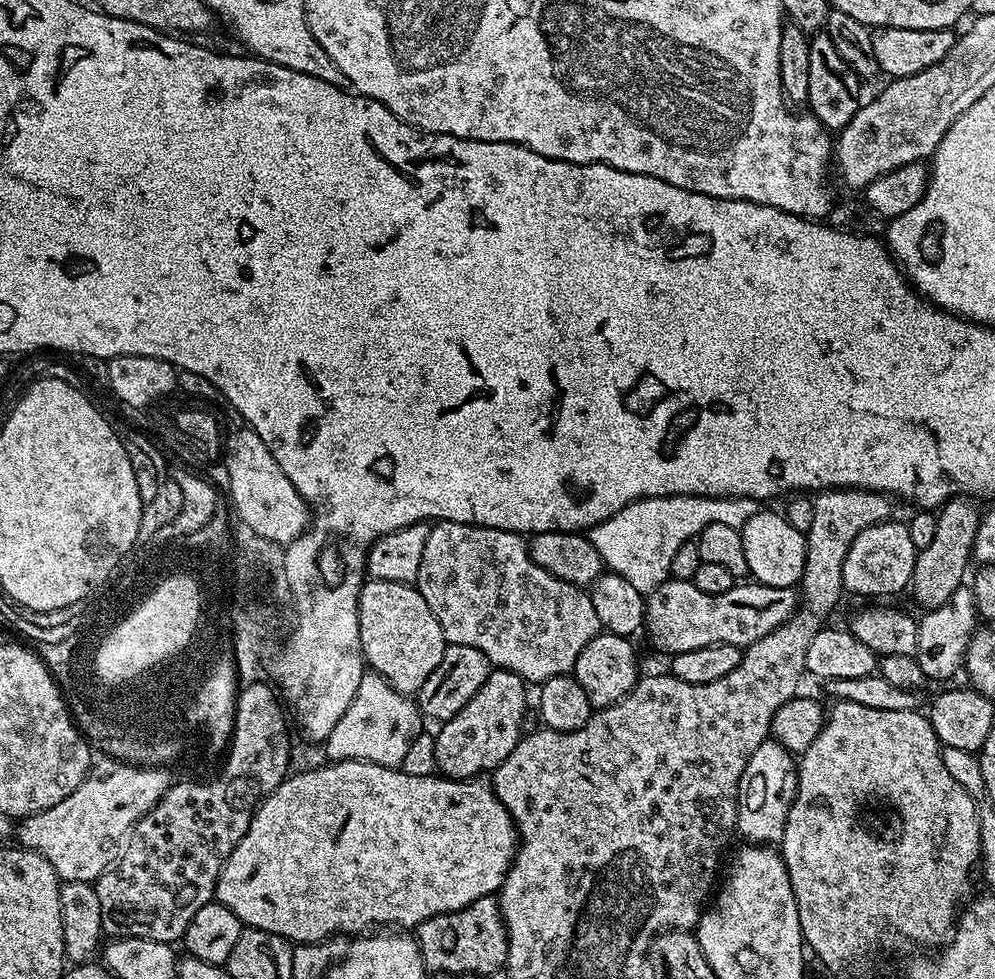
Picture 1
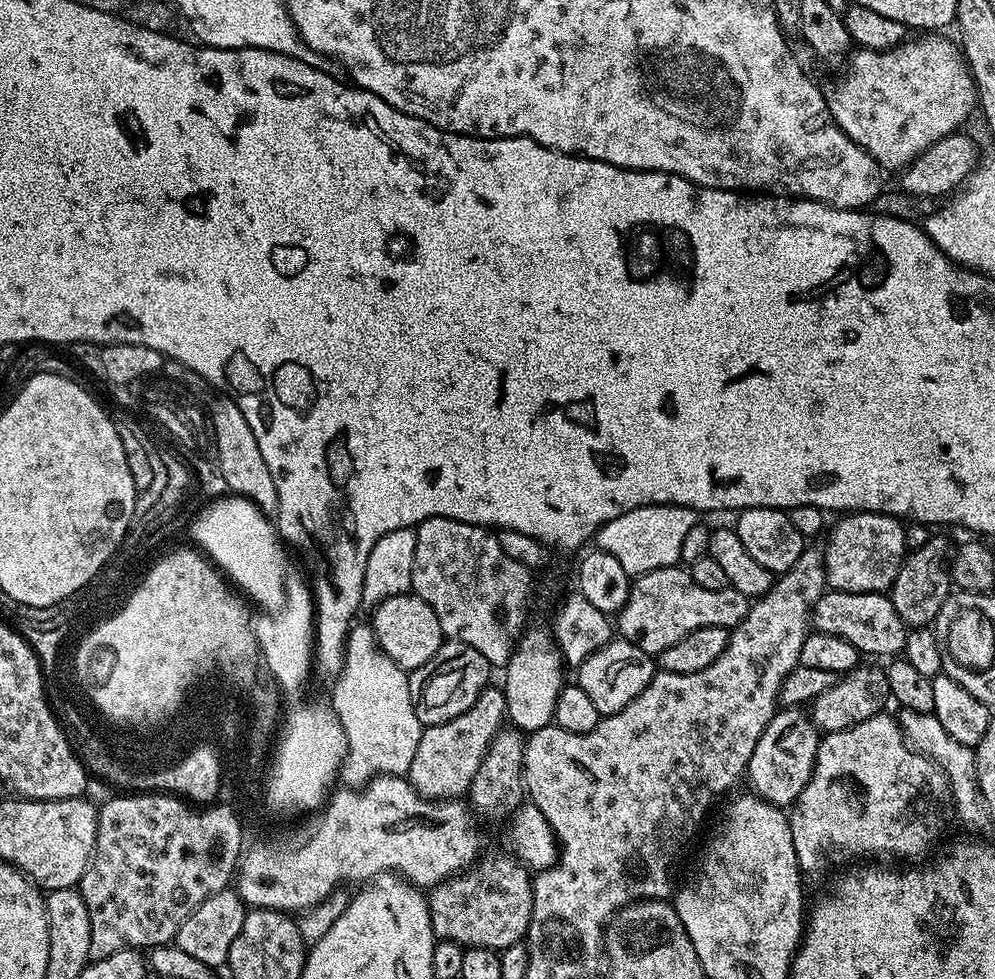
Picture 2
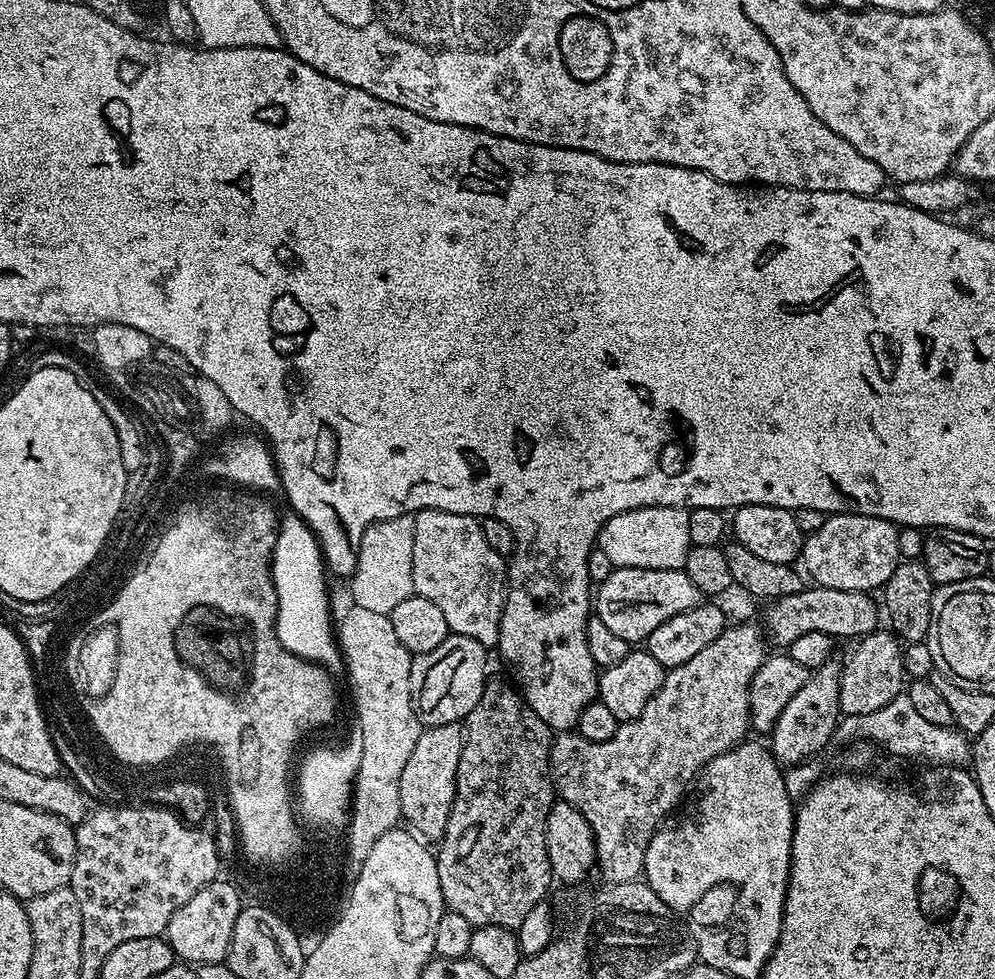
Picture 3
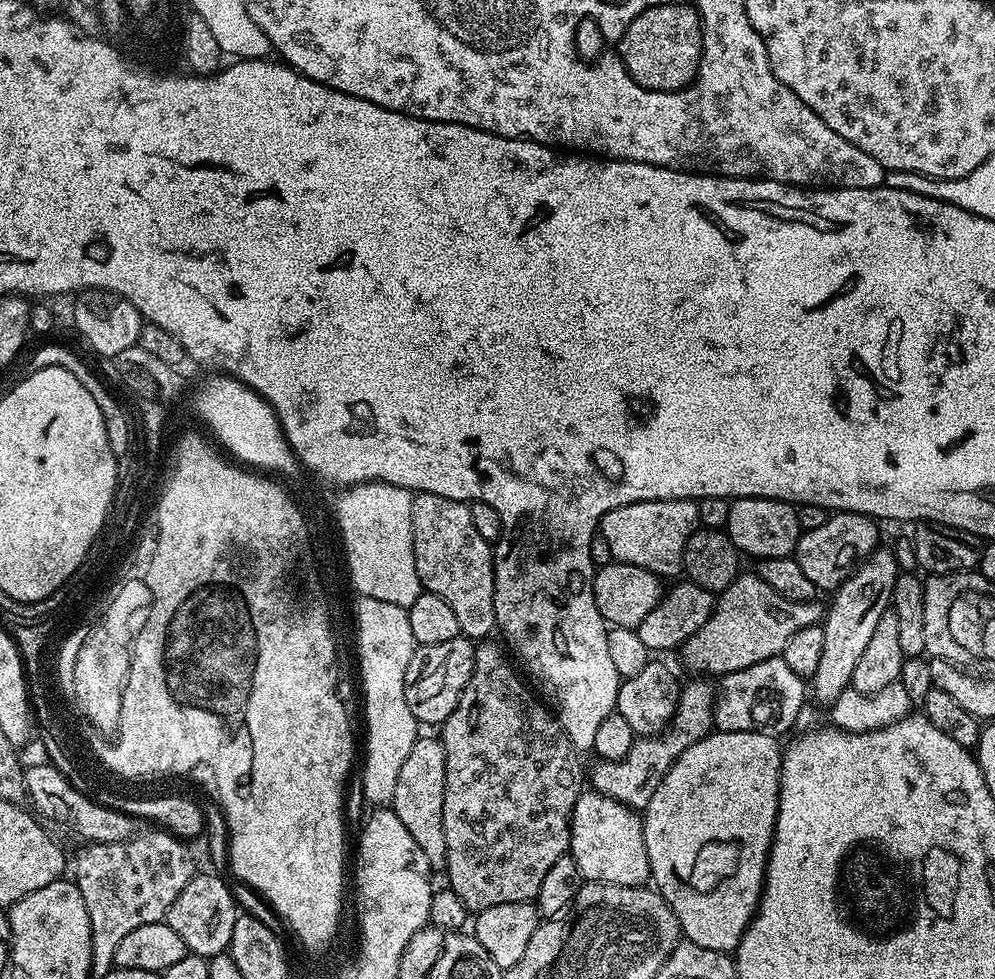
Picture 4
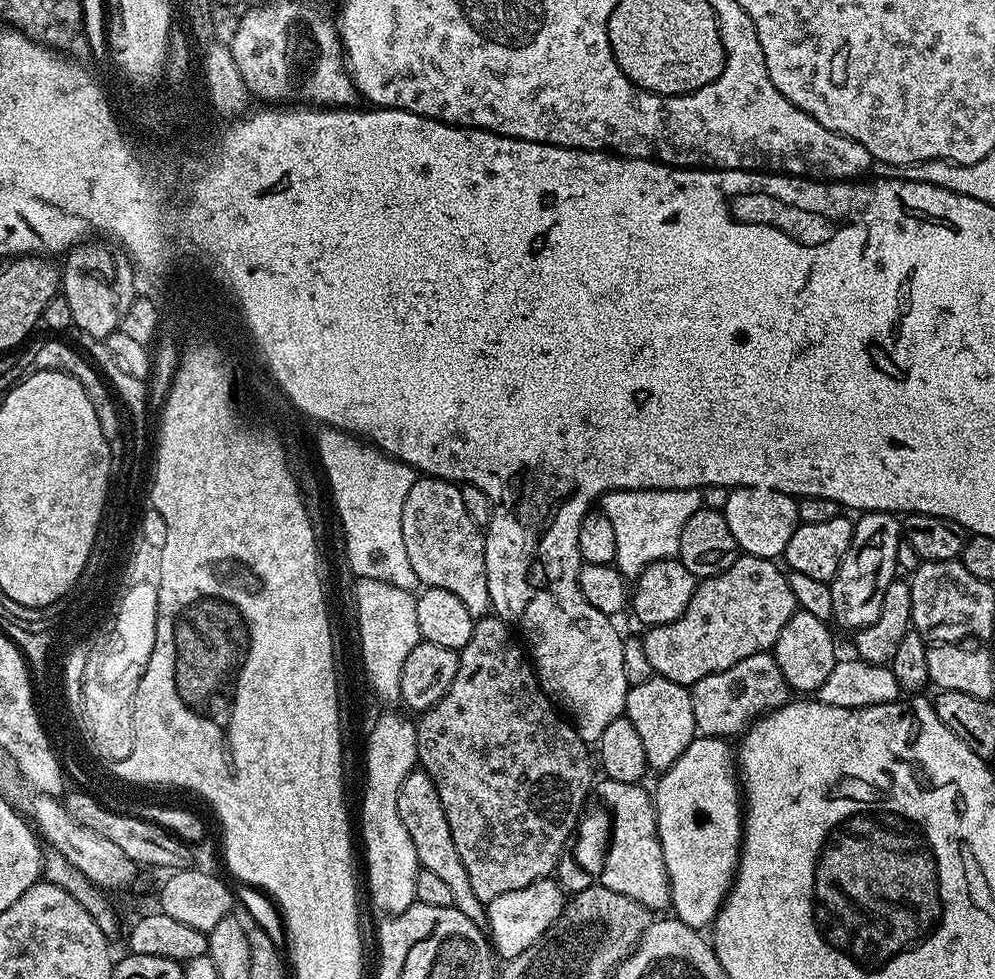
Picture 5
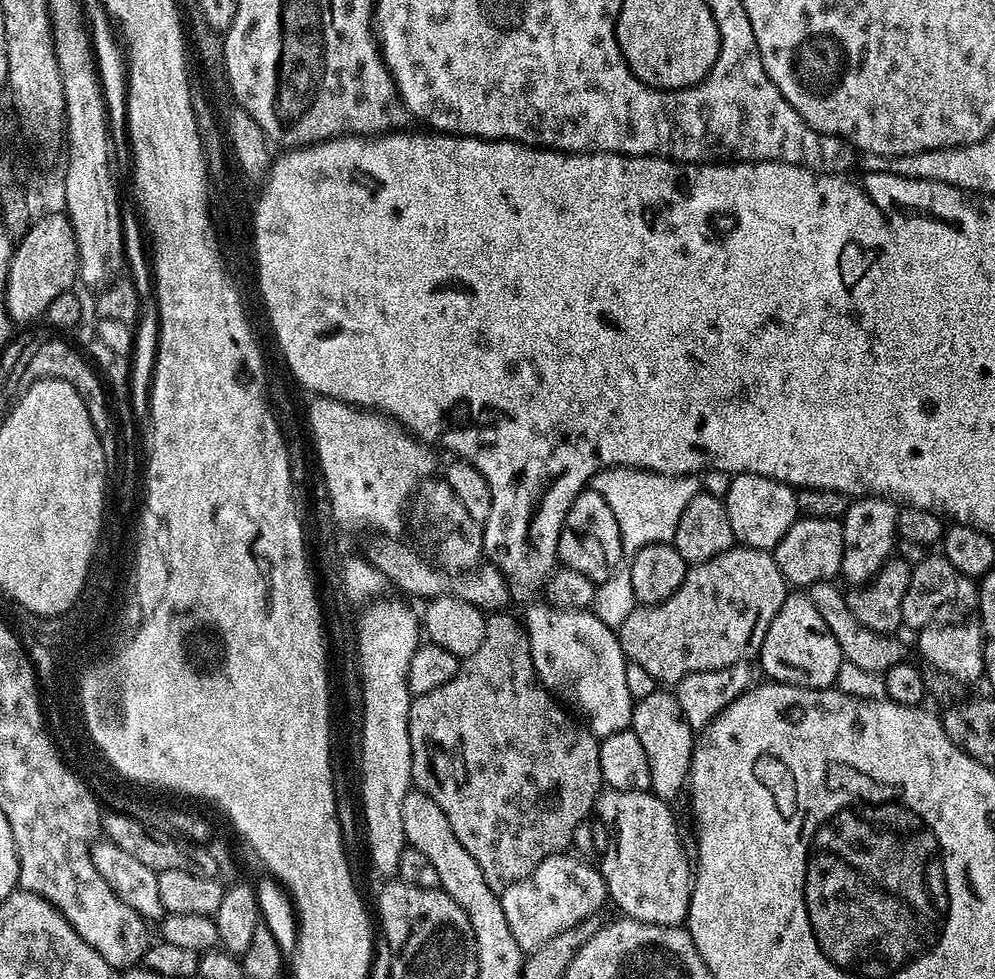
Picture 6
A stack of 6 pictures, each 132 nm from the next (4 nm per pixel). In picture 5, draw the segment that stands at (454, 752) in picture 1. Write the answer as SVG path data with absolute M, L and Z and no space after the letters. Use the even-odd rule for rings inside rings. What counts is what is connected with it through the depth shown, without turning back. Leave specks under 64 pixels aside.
M414 770L406 774L406 782L402 782L402 790L398 790L398 818L402 818L402 826L406 826L406 834L410 834L410 842L414 842L414 850L420 859L421 868L430 870L441 882L446 882L452 891L453 905L466 914L474 923L483 925L486 920L485 901L474 894L470 886L470 877L466 874L466 866L462 866L462 858L458 855L458 846L454 846L454 834L450 834L450 822L446 822L446 810L442 806L442 798L438 798L438 790L423 770Z

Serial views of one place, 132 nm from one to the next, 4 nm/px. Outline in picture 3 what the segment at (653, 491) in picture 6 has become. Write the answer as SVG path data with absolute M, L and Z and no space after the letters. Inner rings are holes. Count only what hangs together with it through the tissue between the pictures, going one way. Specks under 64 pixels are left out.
M635 508L629 512L610 518L602 526L598 537L598 547L602 554L607 554L613 568L645 568L646 570L681 570L684 567L688 551L693 546L690 542L690 518L682 508Z

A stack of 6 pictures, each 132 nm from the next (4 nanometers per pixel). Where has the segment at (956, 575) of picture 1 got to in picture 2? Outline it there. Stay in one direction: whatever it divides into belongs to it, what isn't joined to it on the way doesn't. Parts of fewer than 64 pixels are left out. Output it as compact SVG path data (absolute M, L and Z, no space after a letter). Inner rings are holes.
M933 535L921 549L909 551L898 570L890 589L890 599L898 618L909 628L926 628L935 625L942 602L953 591L950 567L950 544L944 536Z

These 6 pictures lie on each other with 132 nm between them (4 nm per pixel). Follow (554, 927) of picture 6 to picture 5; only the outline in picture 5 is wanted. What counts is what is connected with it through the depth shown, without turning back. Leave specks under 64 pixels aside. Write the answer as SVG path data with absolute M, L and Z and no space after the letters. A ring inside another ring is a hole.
M552 878L530 882L530 886L522 886L522 890L510 890L510 894L498 894L498 898L487 901L486 928L495 955L507 962L518 958L522 950L530 950L530 946L534 946L534 942L556 924L564 912L565 903L564 889Z

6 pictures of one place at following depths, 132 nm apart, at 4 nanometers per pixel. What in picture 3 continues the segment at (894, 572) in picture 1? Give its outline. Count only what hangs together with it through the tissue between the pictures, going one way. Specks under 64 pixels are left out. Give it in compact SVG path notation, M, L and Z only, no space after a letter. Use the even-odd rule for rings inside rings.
M856 512L829 515L819 530L807 533L802 553L802 565L804 564L805 568L803 571L813 585L869 594L875 593L875 588L876 591L883 589L890 574L894 574L896 565L901 563L901 560L898 550L897 525L877 516L860 516Z

